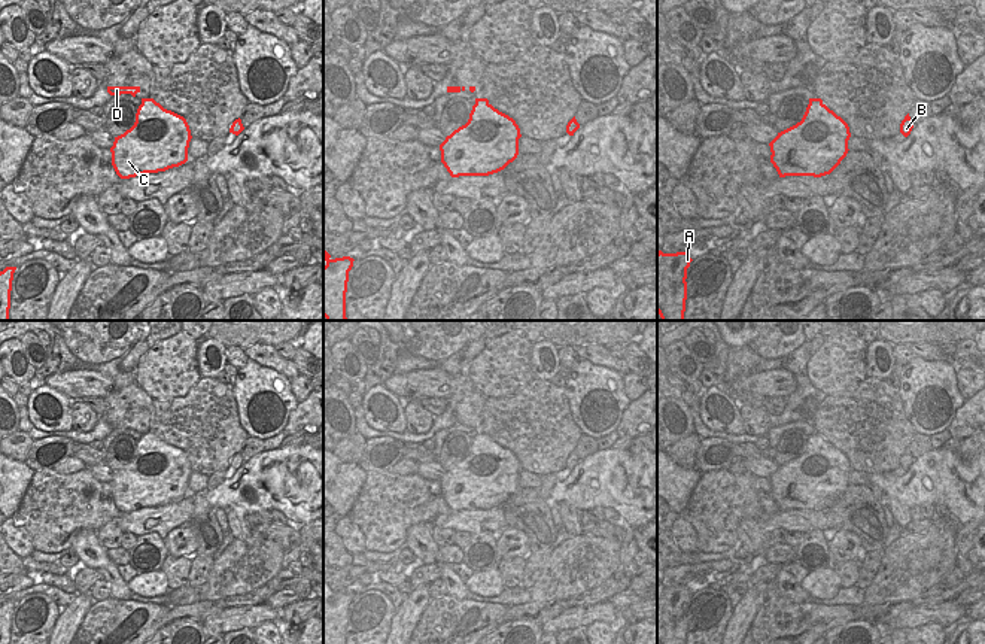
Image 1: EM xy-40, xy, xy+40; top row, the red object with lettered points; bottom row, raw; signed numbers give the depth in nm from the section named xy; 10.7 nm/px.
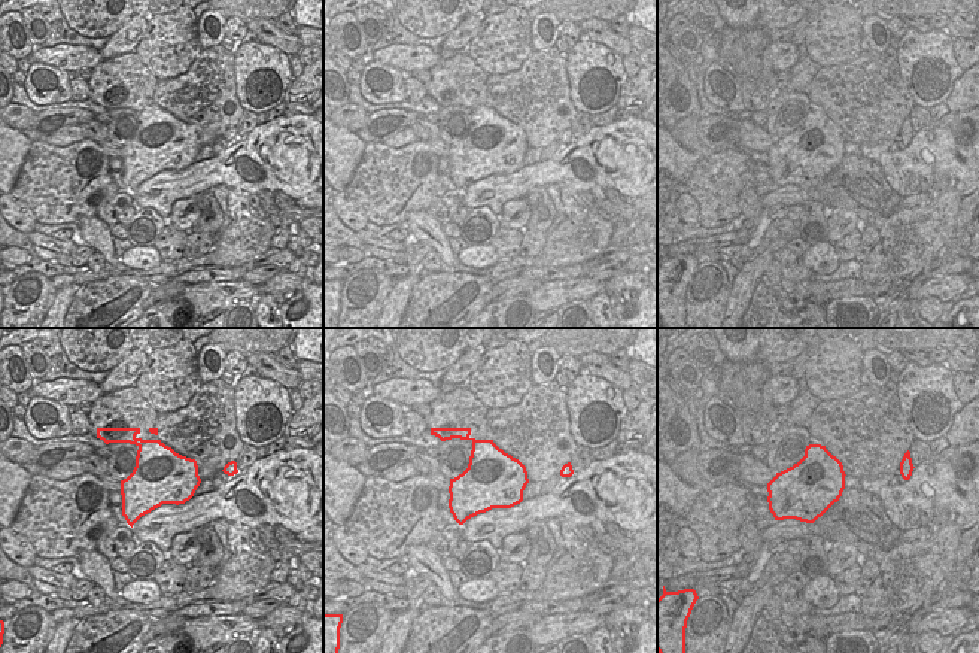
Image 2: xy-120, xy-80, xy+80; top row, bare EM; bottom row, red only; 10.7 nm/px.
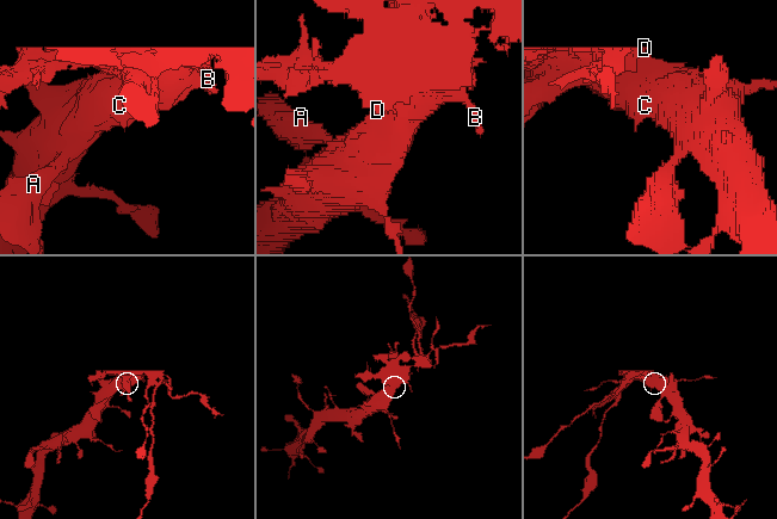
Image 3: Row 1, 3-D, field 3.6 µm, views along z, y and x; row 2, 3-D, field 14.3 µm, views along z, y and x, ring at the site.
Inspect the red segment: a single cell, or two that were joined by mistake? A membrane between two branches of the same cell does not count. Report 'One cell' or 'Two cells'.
Two cells

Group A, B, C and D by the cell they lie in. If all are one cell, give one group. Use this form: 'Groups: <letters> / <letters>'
Groups: A B C / D

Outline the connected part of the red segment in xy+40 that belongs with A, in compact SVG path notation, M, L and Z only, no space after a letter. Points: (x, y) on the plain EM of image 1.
M657 586L657 644L685 644L685 613L691 595L687 586Z

